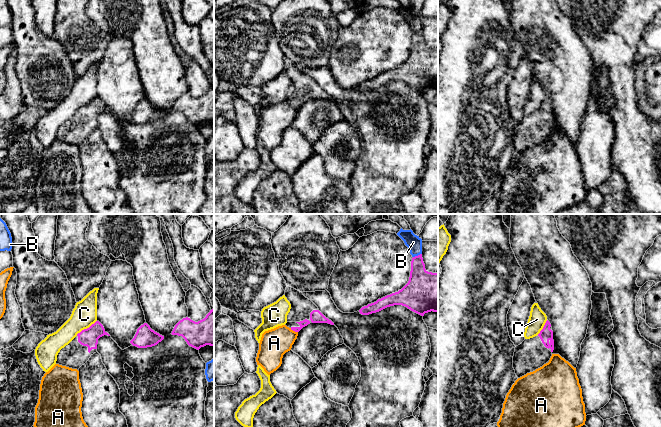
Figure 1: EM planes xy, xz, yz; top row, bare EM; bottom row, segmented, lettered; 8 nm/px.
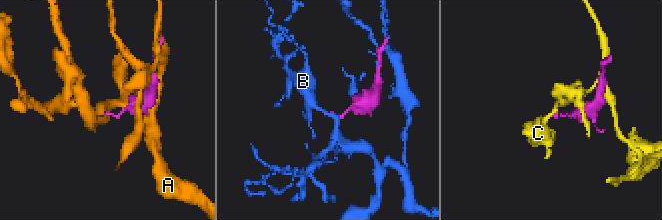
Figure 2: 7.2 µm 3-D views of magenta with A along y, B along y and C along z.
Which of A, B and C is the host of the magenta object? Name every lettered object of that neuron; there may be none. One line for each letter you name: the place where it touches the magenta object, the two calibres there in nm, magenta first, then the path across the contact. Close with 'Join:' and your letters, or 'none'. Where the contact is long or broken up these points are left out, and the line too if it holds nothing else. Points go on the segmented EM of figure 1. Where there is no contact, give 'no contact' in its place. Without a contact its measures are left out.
Join: none

